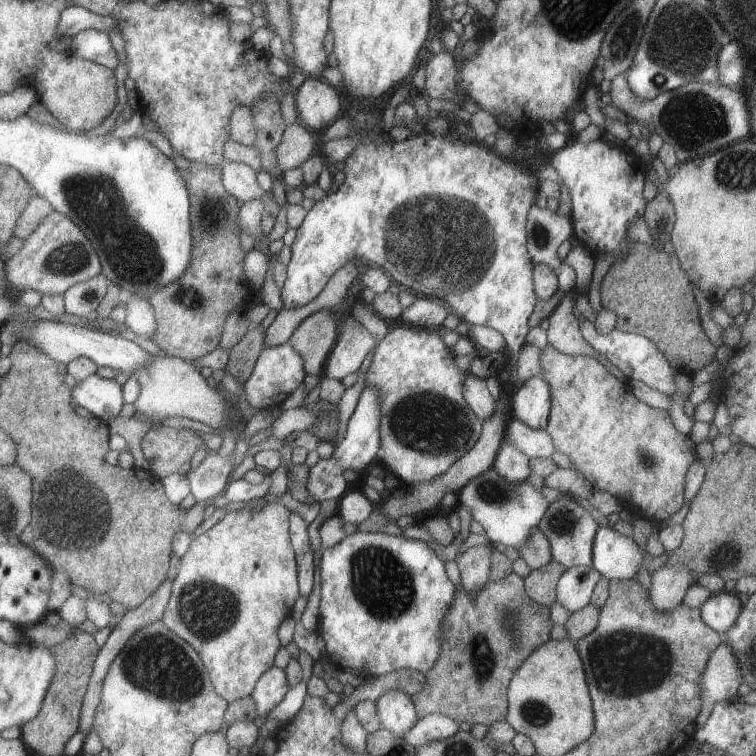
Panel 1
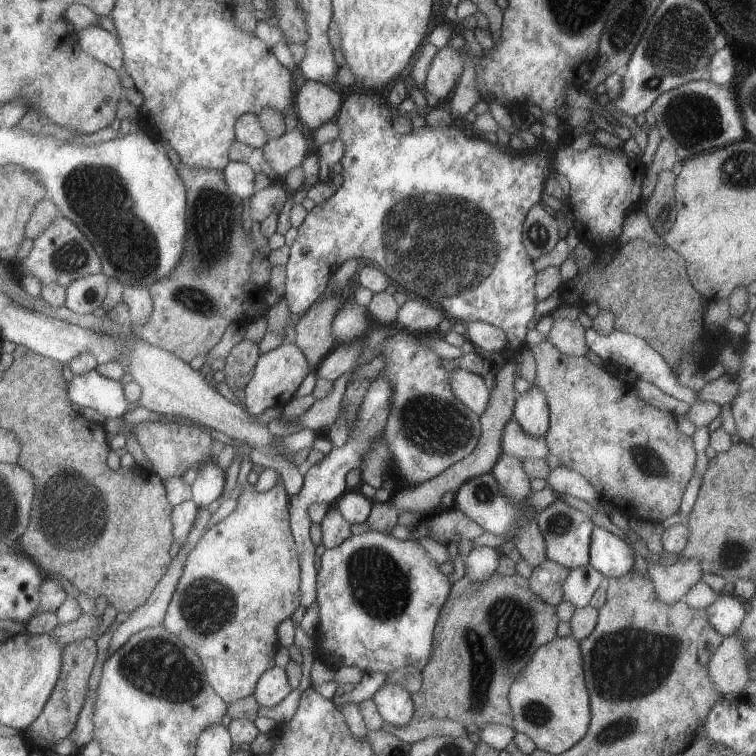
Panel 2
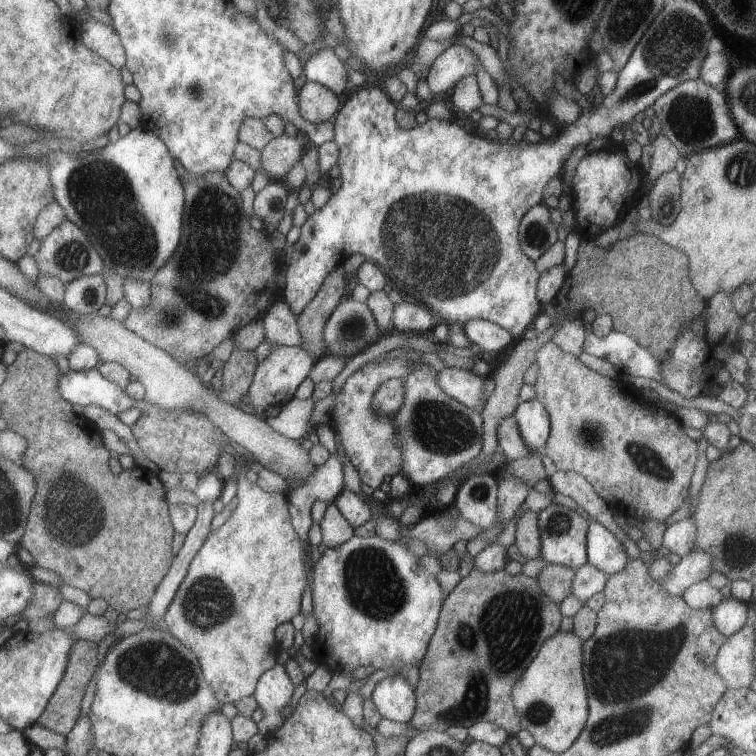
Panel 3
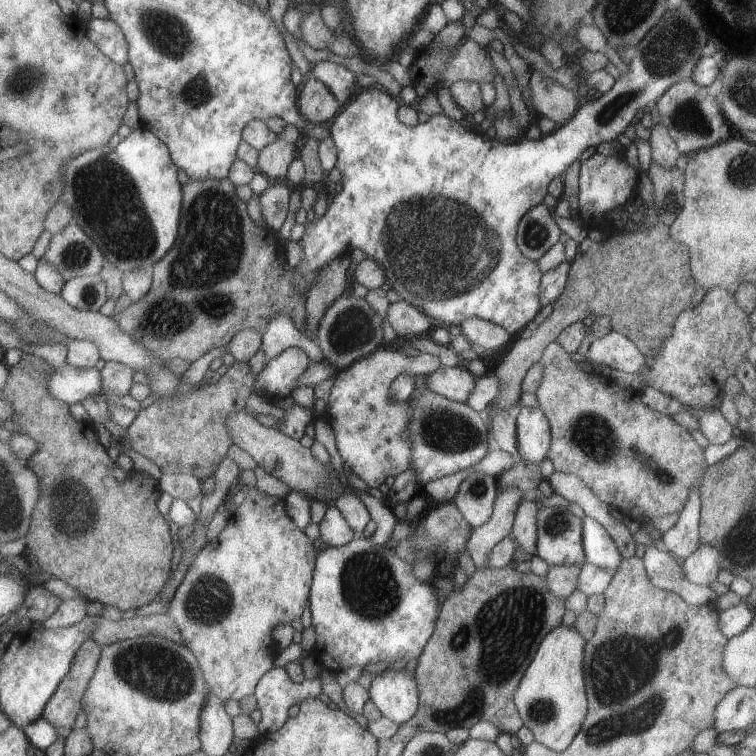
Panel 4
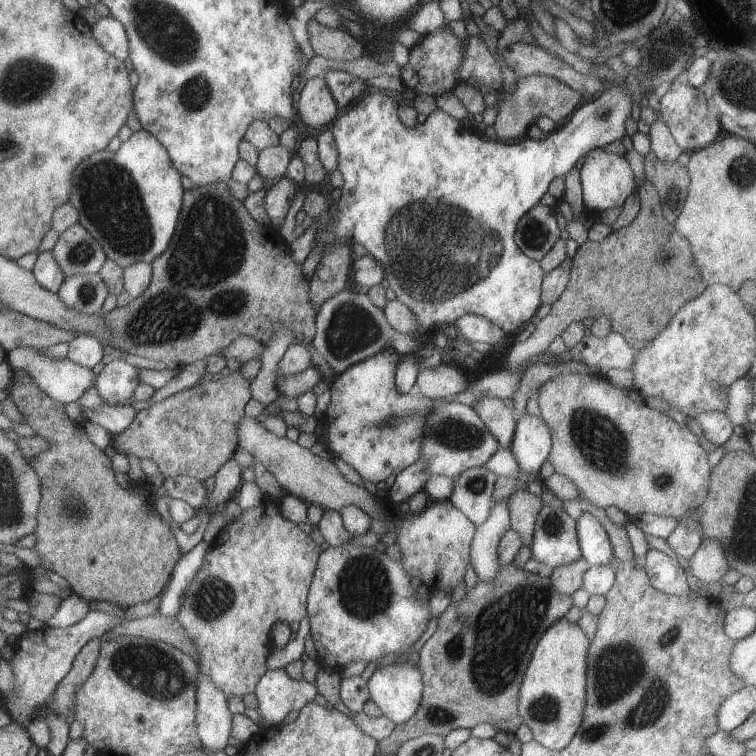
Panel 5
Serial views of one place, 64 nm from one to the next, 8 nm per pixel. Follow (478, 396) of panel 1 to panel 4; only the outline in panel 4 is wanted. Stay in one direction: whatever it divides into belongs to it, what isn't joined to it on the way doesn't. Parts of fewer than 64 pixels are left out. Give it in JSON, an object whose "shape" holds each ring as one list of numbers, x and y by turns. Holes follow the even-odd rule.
{"shape":[[466,365,458,366,440,366,438,370,426,374,426,386,453,401,466,403,468,394,472,394,477,376,471,373]]}

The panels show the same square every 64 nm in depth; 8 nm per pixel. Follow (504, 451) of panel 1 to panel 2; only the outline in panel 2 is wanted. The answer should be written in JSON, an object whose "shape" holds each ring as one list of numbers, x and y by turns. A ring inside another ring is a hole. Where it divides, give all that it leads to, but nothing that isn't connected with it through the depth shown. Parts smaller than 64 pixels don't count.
{"shape":[[503,452,491,470,498,481,502,494,510,502,522,502,530,494,530,479,525,472,521,458]]}

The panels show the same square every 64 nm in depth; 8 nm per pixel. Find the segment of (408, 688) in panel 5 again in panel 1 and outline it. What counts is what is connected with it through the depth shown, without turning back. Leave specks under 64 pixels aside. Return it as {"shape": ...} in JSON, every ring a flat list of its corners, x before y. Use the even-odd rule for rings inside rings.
{"shape":[[390,689,375,702,382,728,401,737,418,722,415,704,404,691]]}

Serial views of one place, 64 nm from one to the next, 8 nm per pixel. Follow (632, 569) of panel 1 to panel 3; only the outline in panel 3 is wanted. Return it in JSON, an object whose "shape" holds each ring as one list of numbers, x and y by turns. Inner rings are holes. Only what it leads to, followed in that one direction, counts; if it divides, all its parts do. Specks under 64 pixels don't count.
{"shape":[[594,519,588,520,586,550,589,563,608,576,624,570,629,560,614,534]]}

